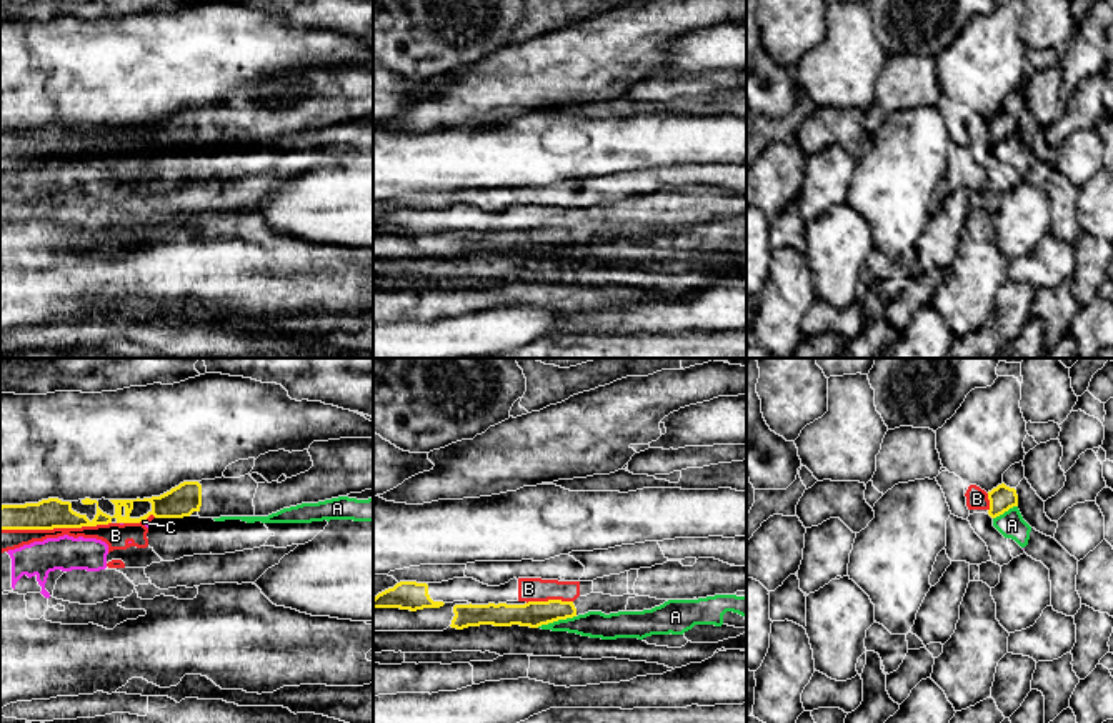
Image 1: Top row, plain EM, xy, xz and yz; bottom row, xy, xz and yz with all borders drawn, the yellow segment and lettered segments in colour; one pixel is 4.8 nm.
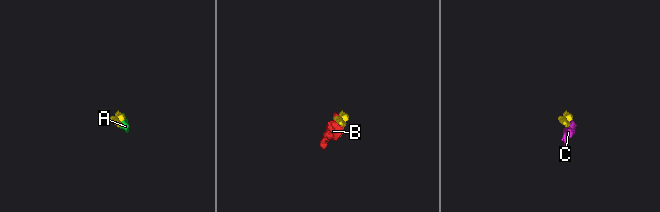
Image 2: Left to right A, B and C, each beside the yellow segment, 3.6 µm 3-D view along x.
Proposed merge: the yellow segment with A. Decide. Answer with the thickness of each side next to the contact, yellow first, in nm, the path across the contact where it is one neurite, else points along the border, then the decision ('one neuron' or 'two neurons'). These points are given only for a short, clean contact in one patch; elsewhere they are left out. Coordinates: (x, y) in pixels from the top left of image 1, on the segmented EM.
130/130 nm | along xz (575, 615), (537, 627) | two neurons

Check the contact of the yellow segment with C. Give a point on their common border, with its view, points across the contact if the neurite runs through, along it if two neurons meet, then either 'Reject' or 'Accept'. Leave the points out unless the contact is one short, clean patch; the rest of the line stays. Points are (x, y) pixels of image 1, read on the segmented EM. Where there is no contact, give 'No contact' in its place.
Touches yellow at xy (144, 518). Reject

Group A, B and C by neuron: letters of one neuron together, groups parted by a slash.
A C / B

